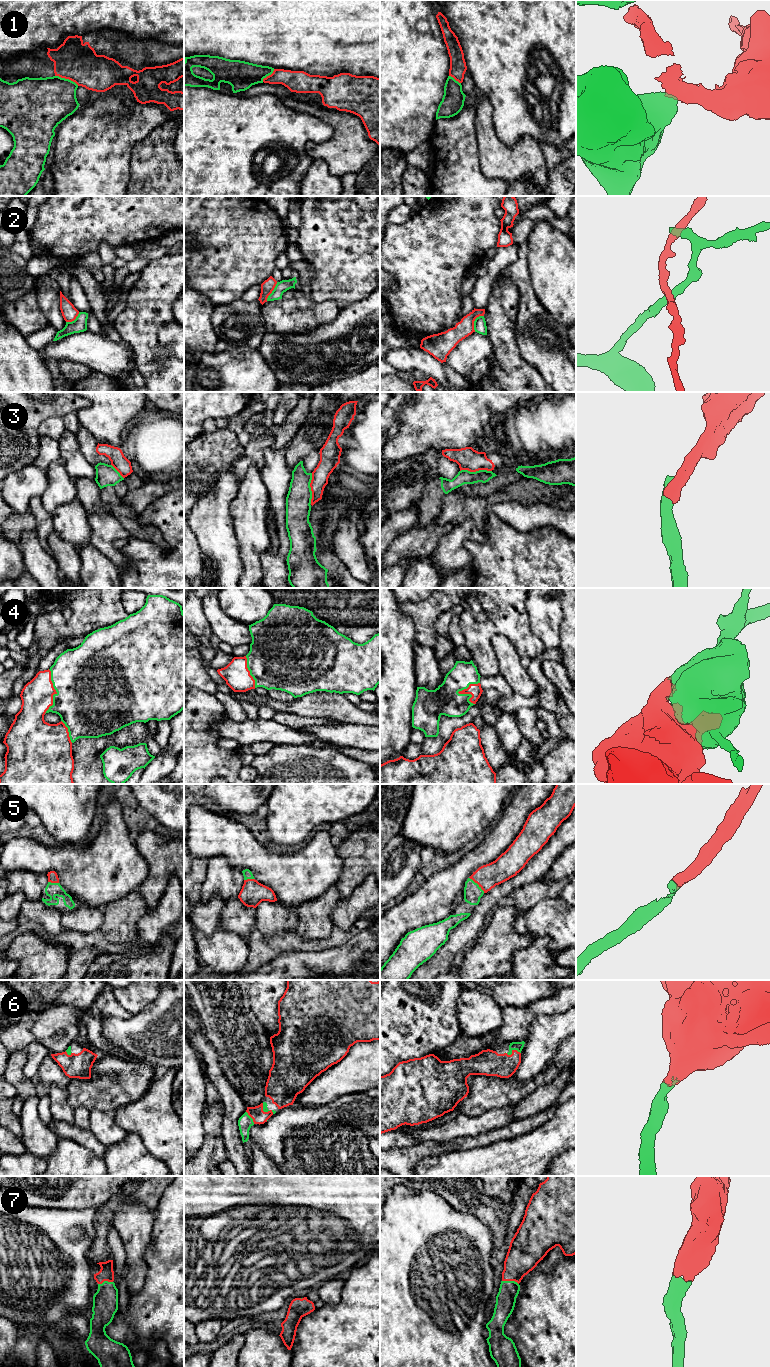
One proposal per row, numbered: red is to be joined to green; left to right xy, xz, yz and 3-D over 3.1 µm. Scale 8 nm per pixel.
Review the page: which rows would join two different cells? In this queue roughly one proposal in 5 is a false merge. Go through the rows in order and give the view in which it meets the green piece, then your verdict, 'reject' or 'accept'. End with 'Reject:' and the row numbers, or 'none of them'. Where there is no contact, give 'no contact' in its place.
1: xy | reject
2: yz | reject
3: yz | reject
4: xy | accept
5: yz | accept
6: yz | accept
7: yz | accept
Reject: 1, 2, 3

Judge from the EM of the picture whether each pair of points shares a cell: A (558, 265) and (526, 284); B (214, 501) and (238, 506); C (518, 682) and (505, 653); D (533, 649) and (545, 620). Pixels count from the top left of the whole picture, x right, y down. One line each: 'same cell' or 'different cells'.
A: different cells
B: different cells
C: same cell
D: different cells

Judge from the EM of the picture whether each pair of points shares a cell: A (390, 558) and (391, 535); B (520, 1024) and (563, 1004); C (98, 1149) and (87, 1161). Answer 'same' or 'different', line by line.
A: different
B: same
C: different

